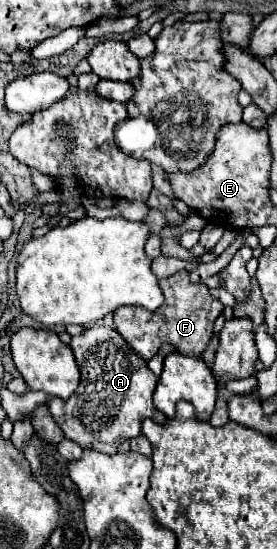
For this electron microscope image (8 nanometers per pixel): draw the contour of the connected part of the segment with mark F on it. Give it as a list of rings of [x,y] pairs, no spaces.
[[[186,270],[170,278],[162,278],[158,284],[164,294],[164,304],[154,312],[134,306],[120,306],[114,312],[114,328],[128,342],[128,346],[144,360],[150,360],[164,342],[174,346],[176,352],[184,356],[202,356],[212,338],[212,324],[222,314],[224,304],[210,294],[210,288],[206,284],[190,282]]]

